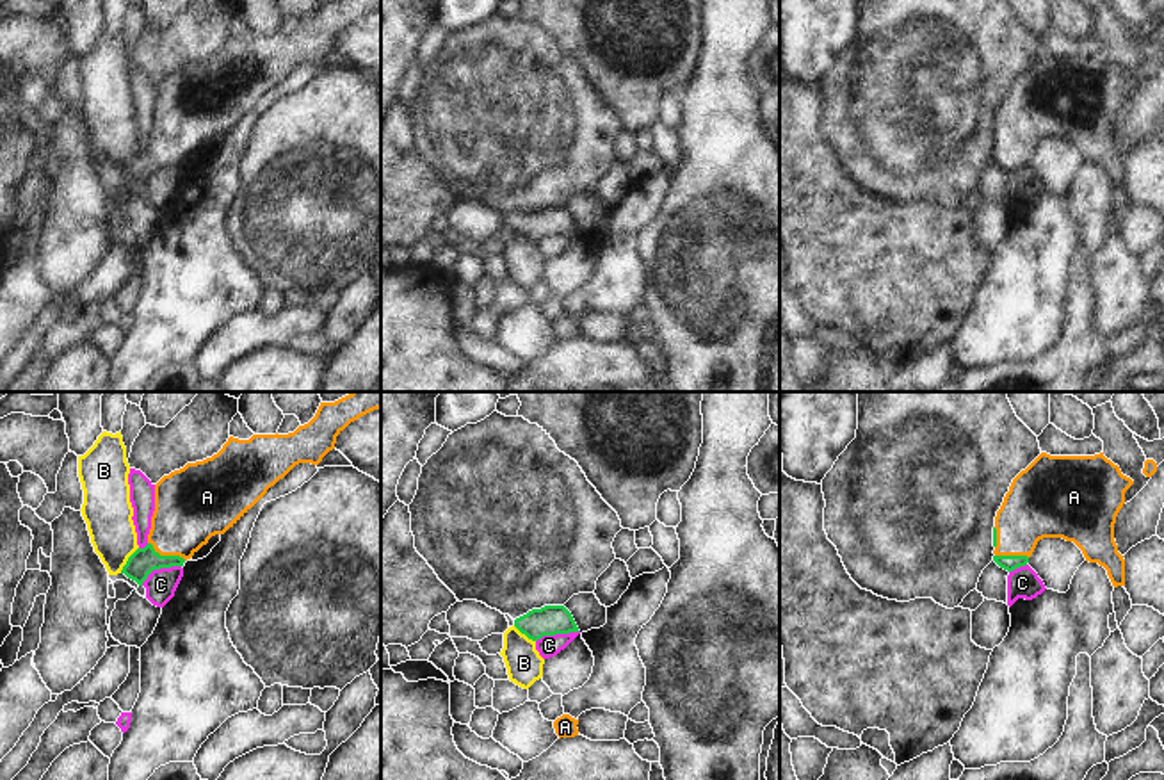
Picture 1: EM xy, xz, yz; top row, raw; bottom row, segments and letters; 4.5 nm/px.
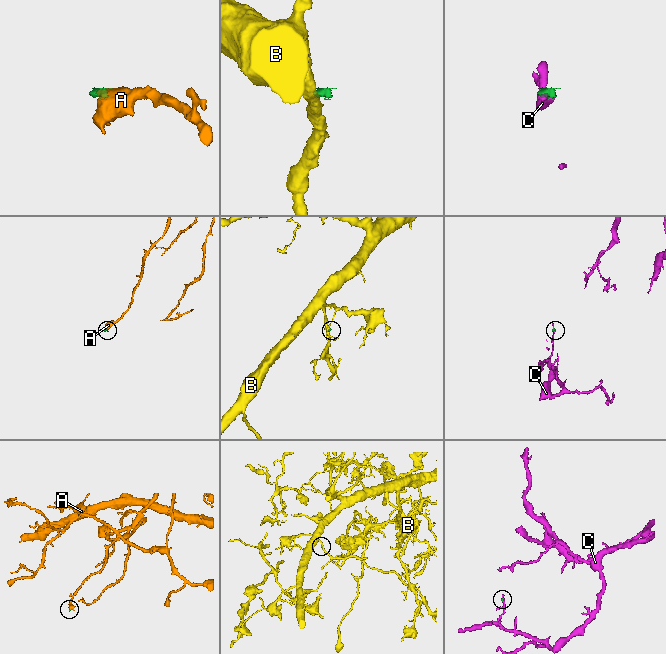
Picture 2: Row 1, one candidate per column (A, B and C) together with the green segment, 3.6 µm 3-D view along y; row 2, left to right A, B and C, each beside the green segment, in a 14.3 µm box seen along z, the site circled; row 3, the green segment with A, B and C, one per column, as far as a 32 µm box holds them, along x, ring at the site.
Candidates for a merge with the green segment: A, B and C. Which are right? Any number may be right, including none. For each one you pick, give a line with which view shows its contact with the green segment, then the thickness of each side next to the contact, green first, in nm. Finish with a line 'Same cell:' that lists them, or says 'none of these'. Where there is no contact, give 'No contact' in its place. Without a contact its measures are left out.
A: Touches green in xy. Thickness 120 nm (green) against 340 nm
Same cell: A

